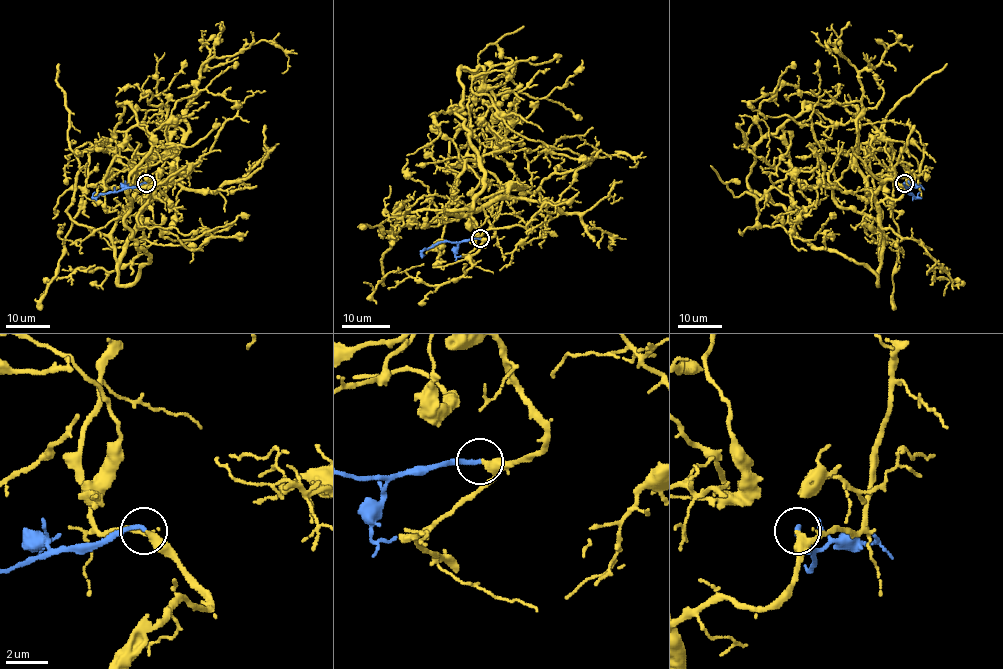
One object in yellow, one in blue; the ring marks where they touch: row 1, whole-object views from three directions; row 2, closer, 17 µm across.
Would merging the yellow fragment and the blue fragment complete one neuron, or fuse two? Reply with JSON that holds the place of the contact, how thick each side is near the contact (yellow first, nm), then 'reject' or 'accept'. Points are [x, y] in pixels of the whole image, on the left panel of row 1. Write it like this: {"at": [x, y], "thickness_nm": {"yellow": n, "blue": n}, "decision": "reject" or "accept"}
{"at": [146, 183], "thickness_nm": {"yellow": 300, "blue": 240}, "decision": "accept"}

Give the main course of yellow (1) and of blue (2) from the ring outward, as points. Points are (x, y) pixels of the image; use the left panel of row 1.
1: (146, 183), (160, 199), (175, 154), (102, 150), (117, 102), (138, 124), (104, 184), (146, 196)
2: (145, 183), (93, 197), (95, 192)

